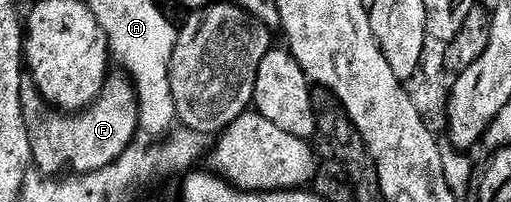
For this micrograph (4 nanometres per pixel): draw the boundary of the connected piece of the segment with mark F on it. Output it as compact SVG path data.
M117 72L104 79L99 96L88 108L63 112L49 105L38 92L30 76L23 77L19 86L22 118L30 140L32 162L45 177L61 175L66 166L75 174L89 174L114 163L138 134L140 107L136 103L136 88L131 78Z

